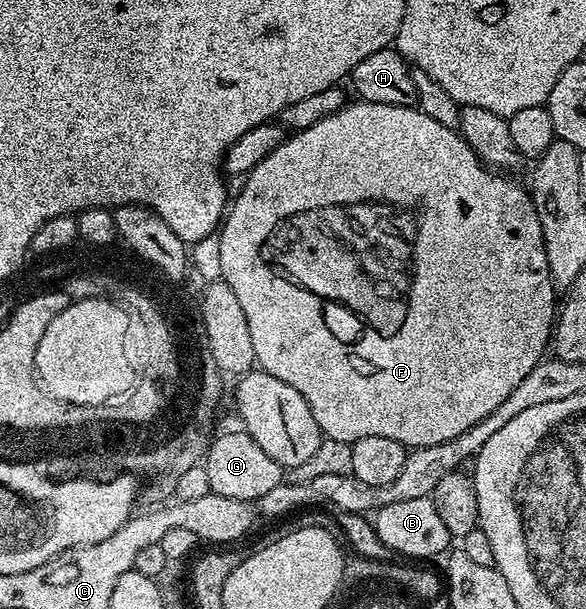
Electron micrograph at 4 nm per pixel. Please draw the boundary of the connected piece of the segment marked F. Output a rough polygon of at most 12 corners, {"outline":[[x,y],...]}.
{"outline":[[417,106],[248,172],[220,279],[327,438],[549,350],[531,194]]}

